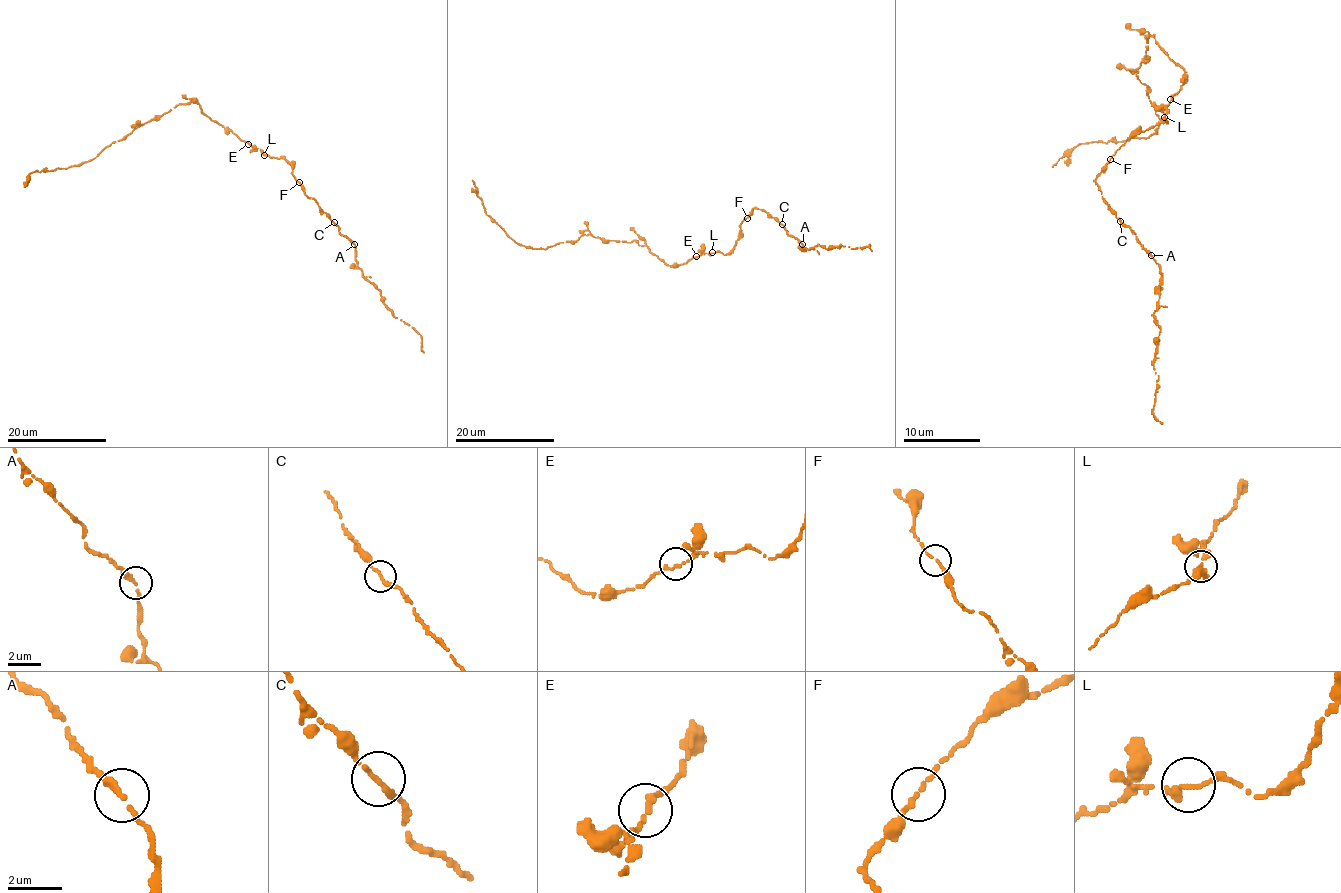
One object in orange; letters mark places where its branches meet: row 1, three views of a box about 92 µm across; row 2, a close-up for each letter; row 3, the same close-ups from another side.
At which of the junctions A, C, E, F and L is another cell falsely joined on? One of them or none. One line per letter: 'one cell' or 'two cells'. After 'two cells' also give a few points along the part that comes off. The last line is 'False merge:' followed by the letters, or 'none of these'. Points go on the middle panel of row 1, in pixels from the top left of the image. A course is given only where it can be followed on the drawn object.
A: one cell
C: one cell
E: one cell
F: one cell
L: one cell
False merge: none of these

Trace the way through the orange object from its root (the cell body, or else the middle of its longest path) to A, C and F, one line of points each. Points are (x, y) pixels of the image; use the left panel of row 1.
A: (254, 147), (290, 163), (305, 195), (355, 244)
C: (254, 147), (270, 157), (283, 157), (290, 163), (293, 175), (305, 195), (334, 222)
F: (254, 147), (270, 157), (283, 157), (291, 165), (293, 175), (299, 182)

